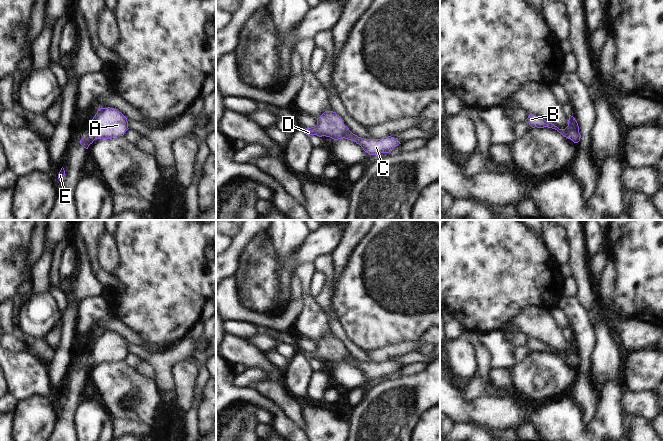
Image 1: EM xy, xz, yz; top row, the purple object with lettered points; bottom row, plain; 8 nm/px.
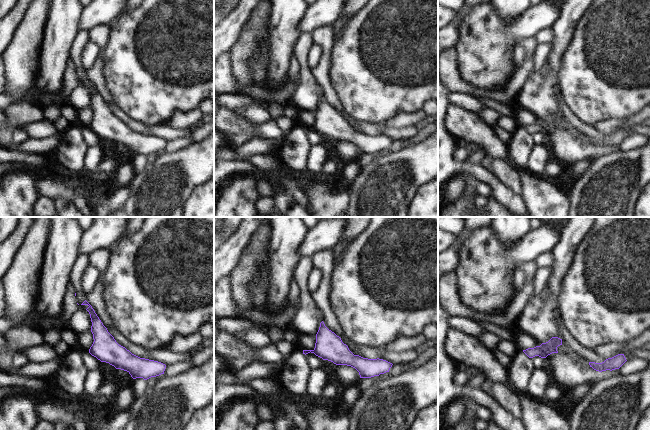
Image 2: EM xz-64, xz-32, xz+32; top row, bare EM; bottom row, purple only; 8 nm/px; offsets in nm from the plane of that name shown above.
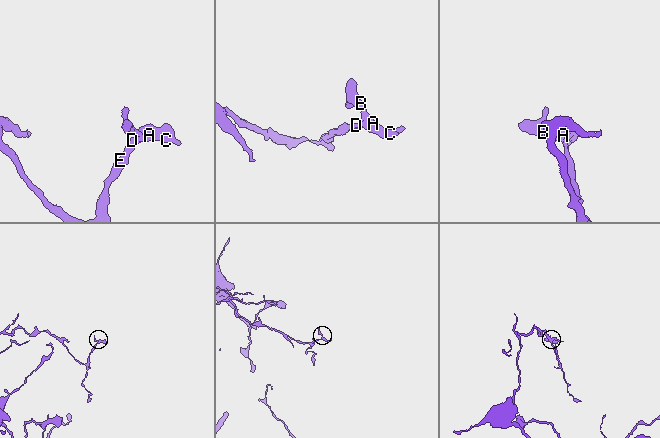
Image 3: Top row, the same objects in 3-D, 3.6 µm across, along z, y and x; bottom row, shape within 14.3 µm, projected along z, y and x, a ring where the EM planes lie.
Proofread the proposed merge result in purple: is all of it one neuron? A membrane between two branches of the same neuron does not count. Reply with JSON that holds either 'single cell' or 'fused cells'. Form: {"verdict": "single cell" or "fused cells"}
{"verdict": "single cell"}

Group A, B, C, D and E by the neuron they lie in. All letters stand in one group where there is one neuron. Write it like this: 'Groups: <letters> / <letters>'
Groups: A B C D E

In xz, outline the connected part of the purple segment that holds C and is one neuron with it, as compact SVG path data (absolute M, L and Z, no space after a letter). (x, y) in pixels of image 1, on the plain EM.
M325 335L317 342L317 349L311 352L303 353L303 356L319 361L326 360L334 364L345 362L359 368L369 379L389 377L394 371L401 368L394 361L388 360L381 363L364 363L353 358L339 339L333 335Z

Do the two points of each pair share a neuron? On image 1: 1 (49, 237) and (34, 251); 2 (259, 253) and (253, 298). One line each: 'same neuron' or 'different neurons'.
1: different neurons
2: same neuron

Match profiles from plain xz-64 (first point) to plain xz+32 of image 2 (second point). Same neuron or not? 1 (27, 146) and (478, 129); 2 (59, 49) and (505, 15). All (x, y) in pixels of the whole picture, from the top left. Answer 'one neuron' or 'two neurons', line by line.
1: two neurons
2: one neuron

